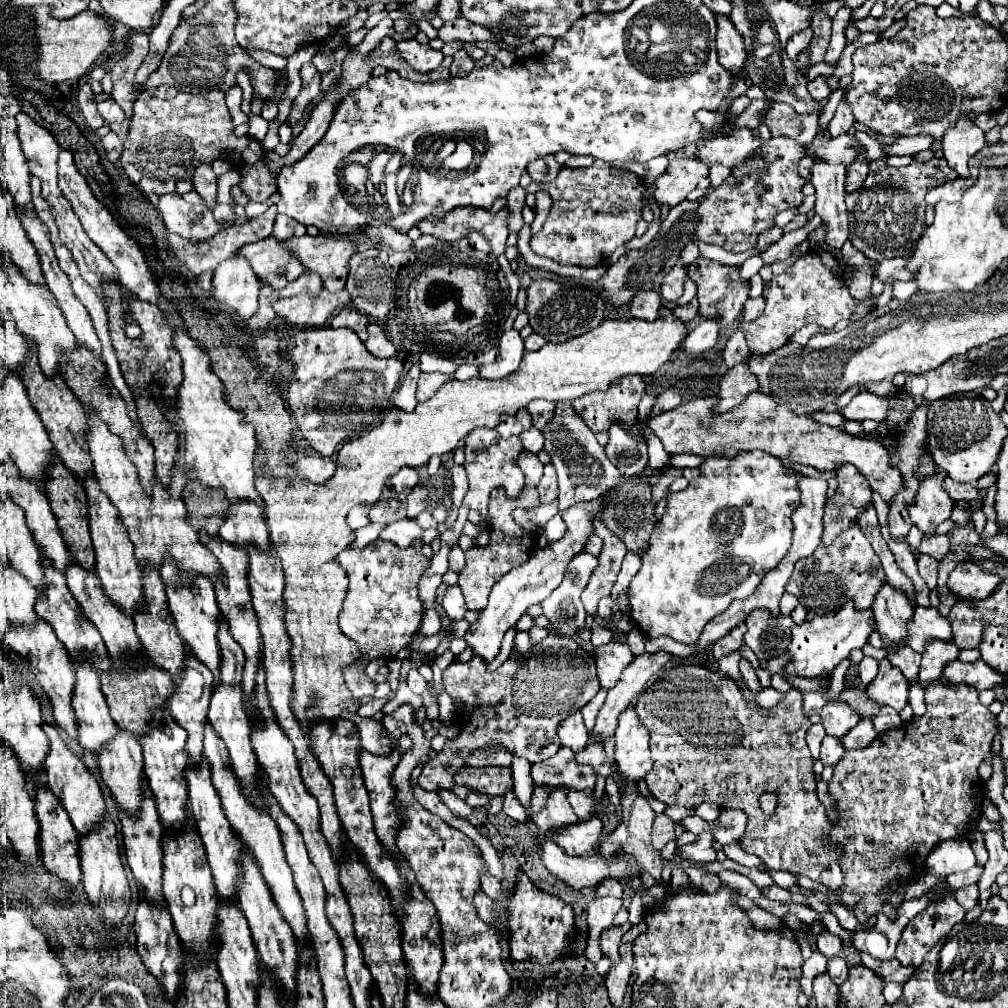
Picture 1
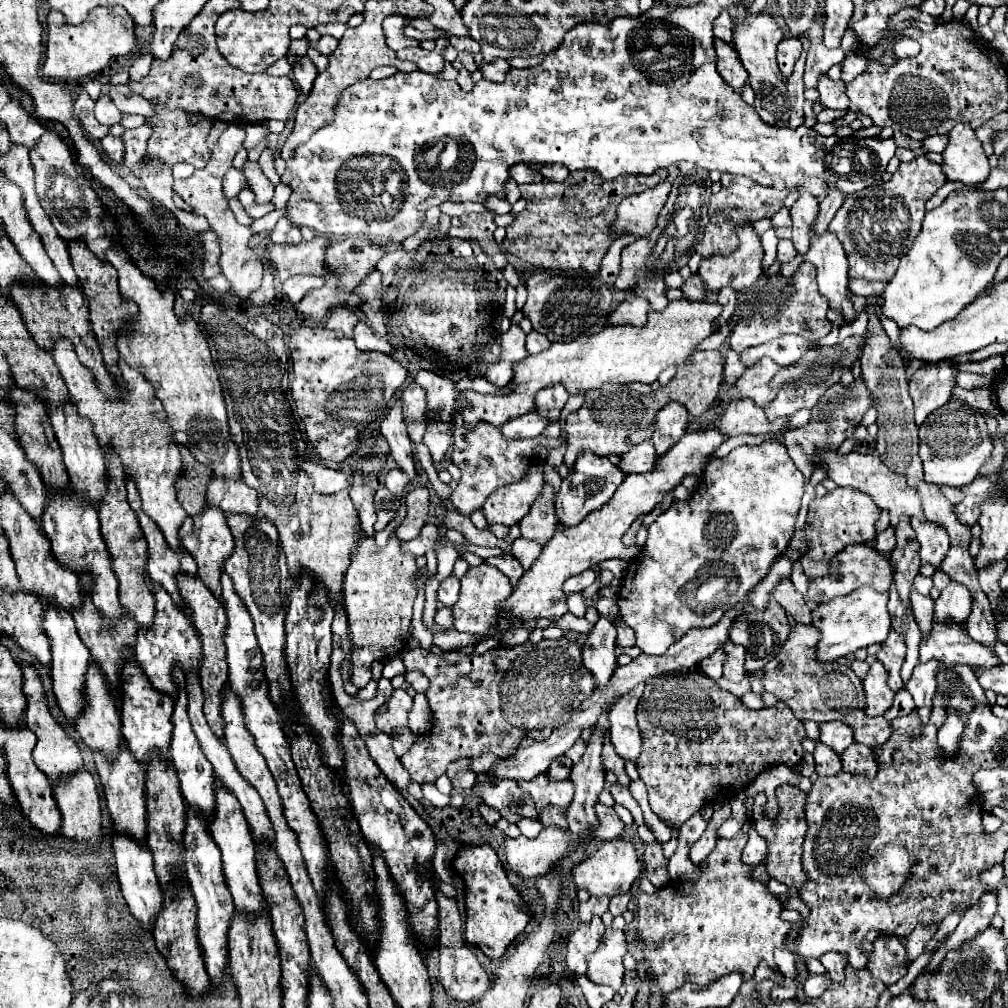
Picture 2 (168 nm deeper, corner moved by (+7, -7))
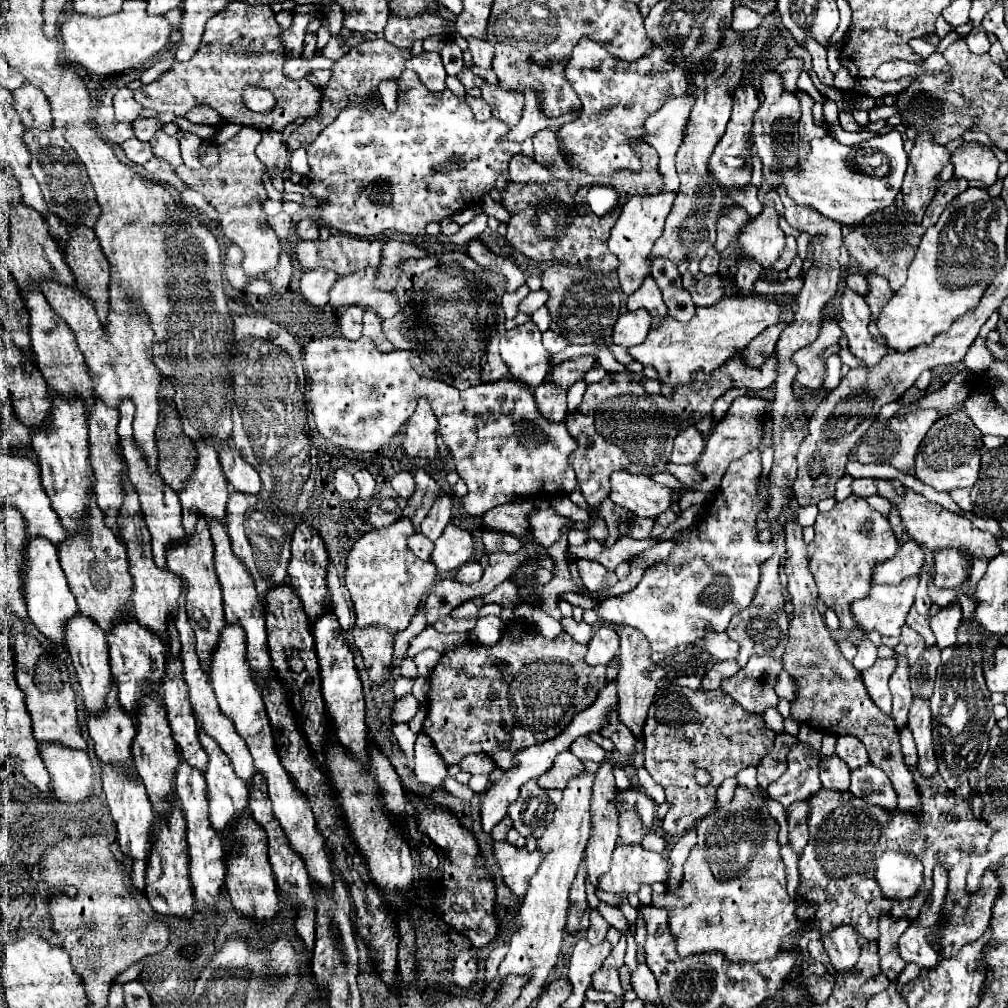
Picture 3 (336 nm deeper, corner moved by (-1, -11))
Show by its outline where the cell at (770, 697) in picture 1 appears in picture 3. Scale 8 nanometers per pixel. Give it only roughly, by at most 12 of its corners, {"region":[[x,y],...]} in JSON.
{"region":[[776,709],[758,765],[696,823],[668,911],[680,957],[772,959],[804,925],[764,789],[796,737]]}

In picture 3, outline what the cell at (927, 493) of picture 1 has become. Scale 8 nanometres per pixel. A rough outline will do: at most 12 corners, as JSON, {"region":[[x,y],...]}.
{"region":[[956,549],[934,555],[934,585],[958,589],[972,569],[972,559]]}

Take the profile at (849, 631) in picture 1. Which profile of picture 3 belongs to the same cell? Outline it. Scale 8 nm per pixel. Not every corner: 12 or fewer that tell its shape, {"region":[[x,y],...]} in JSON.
{"region":[[918,577],[852,603],[864,633],[900,637]]}

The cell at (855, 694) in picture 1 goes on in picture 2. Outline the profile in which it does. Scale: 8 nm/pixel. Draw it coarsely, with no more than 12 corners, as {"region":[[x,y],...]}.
{"region":[[790,629],[764,689],[800,721],[844,721],[868,747],[890,737],[868,717],[850,665],[816,661],[818,631]]}

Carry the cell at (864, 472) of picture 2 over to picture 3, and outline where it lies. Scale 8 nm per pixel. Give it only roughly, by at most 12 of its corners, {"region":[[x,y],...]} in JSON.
{"region":[[888,481],[878,491],[900,511],[904,529],[932,553],[964,547],[992,561],[998,539],[922,495],[900,499]]}

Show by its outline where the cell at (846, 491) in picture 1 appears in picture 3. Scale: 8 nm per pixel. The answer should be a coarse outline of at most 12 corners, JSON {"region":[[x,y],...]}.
{"region":[[850,495],[816,519],[810,571],[840,629],[900,543]]}

